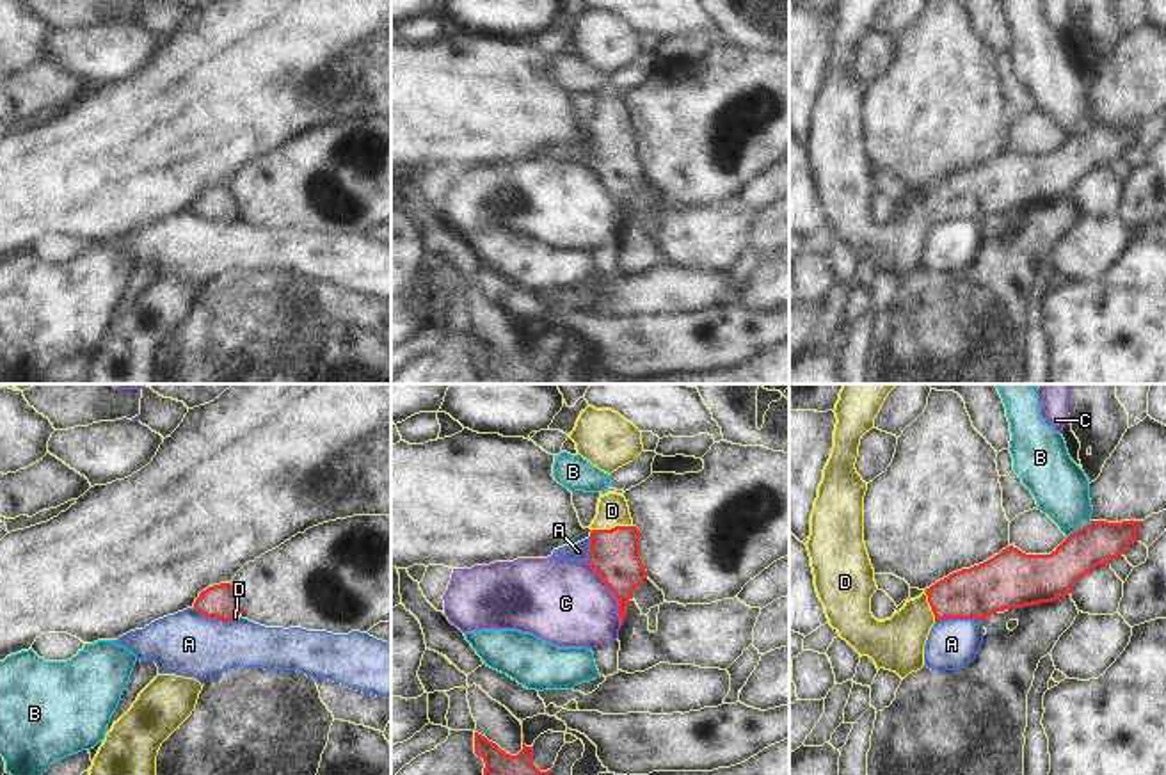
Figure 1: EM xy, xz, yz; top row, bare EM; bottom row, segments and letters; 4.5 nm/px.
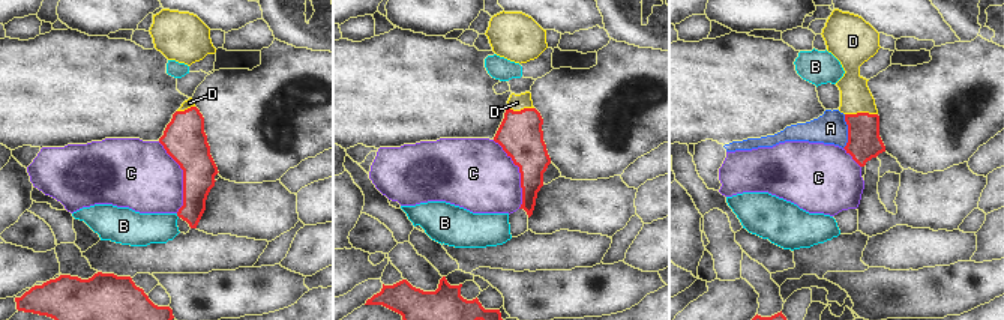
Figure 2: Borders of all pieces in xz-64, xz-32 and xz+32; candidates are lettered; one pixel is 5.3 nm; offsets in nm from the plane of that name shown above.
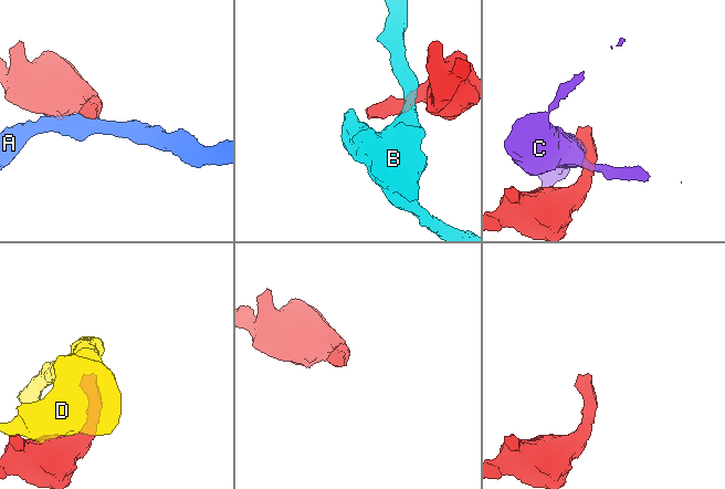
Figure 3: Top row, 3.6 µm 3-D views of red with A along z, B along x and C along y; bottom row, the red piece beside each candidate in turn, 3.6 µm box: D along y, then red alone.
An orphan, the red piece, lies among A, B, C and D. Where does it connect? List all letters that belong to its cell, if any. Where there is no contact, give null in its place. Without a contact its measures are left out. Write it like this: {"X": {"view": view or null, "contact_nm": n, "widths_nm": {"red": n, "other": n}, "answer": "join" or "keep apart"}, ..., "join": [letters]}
{"A": {"view": "yz", "contact_nm": 220, "widths_nm": {"red": 240, "other": 220}, "answer": "keep apart"}, "B": {"view": "yz", "contact_nm": 140, "widths_nm": {"red": 200, "other": 260}, "answer": "keep apart"}, "C": {"view": "xz", "contact_nm": 320, "widths_nm": {"red": 220, "other": 380}, "answer": "keep apart"}, "D": {"view": "xz", "contact_nm": 190, "widths_nm": {"red": 220, "other": 140}, "answer": "join"}, "join": ["D"]}

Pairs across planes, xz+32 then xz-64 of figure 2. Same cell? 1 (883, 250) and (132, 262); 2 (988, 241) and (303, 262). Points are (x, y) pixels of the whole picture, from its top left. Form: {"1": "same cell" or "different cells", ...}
{"1": "same cell", "2": "same cell"}

